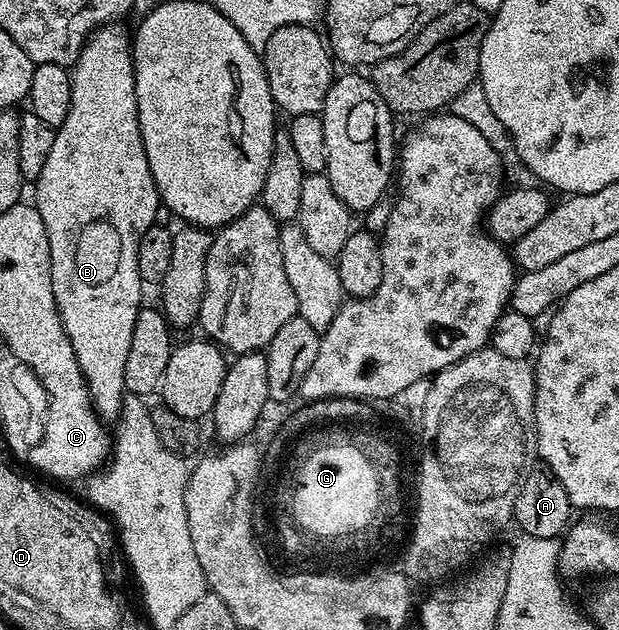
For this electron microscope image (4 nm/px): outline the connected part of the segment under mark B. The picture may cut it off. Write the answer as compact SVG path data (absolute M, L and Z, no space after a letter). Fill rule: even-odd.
M111 23L95 29L74 62L70 75L72 103L68 107L68 119L57 126L52 151L48 151L33 197L48 235L52 295L56 299L58 314L80 363L94 410L106 423L117 422L122 415L122 399L126 393L124 363L128 360L128 347L132 343L132 327L136 327L138 310L144 305L144 282L136 267L136 247L140 235L155 224L157 217L154 216L160 210L158 188L148 167L148 155L144 155L138 126L132 37L120 26Z

